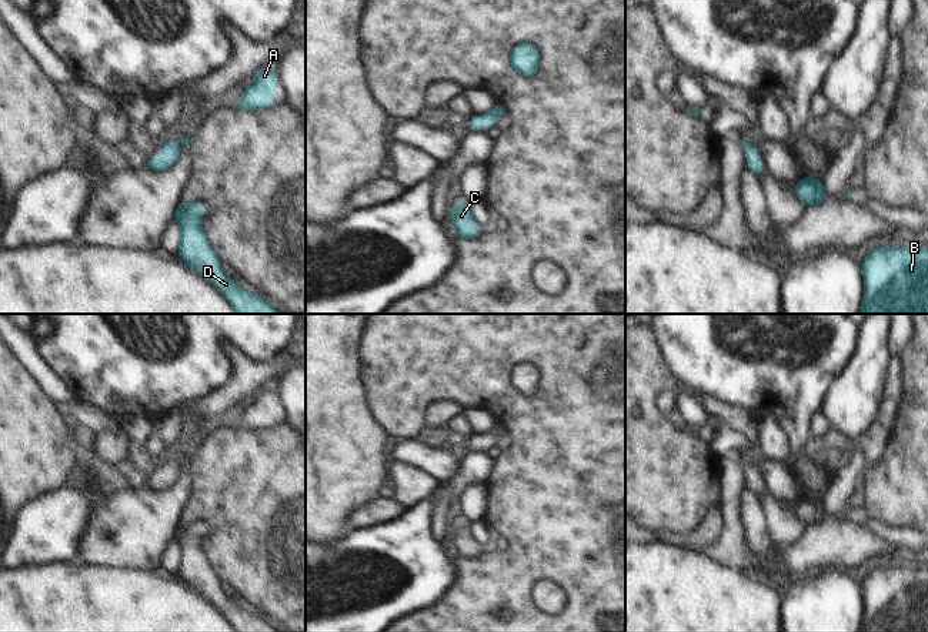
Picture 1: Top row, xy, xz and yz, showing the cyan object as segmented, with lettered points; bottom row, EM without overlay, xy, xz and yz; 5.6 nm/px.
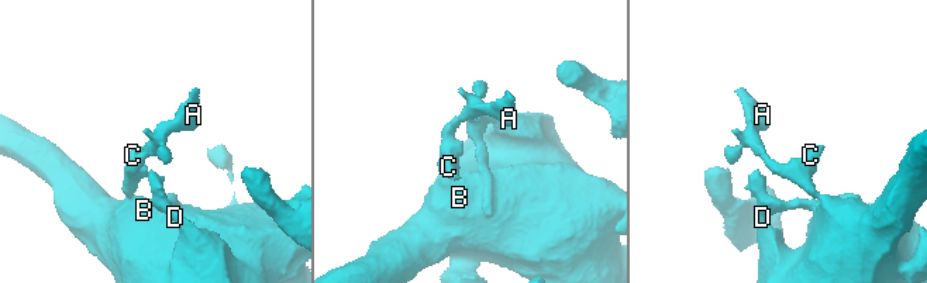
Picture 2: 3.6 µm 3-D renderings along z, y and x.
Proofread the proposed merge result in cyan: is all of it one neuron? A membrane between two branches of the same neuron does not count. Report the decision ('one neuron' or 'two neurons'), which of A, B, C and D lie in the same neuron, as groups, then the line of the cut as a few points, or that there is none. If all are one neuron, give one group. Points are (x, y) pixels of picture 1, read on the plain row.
one neuron | A B C D | no cut

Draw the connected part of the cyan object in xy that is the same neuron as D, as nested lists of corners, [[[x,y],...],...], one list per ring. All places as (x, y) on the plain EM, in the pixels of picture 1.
[[[180,521],[174,534],[174,539],[181,549],[177,575],[184,579],[190,588],[197,589],[208,602],[217,603],[237,632],[280,632],[258,615],[238,608],[220,589],[220,579],[211,569],[201,549],[201,534],[204,529],[204,522]]]

